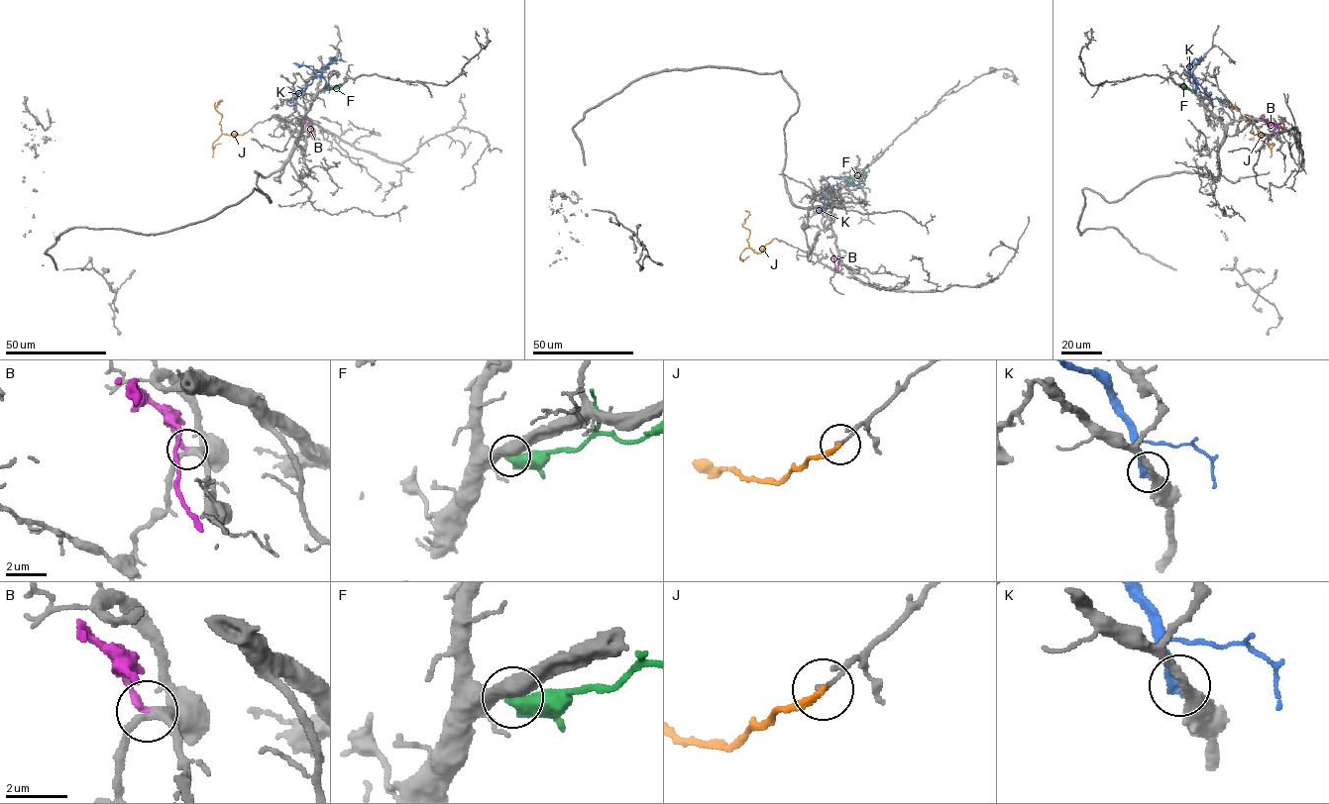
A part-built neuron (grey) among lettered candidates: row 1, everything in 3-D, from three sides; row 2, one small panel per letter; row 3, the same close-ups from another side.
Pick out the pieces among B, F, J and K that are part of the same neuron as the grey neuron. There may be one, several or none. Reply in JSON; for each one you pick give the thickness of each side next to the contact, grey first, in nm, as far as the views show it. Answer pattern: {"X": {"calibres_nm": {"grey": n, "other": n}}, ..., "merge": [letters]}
{"merge": []}

